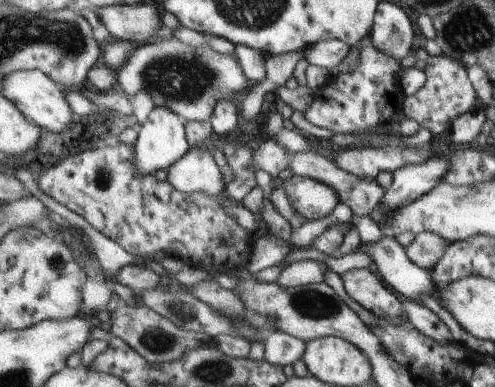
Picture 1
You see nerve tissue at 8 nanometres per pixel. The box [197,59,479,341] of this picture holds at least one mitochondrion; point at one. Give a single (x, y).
(309, 303)

